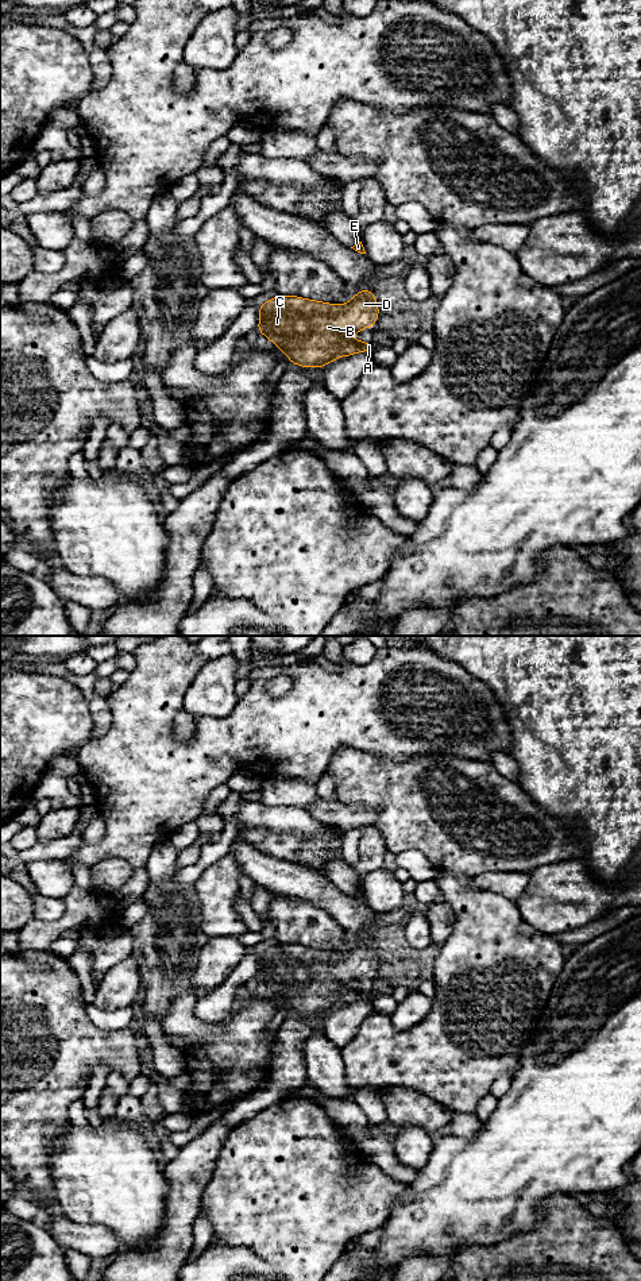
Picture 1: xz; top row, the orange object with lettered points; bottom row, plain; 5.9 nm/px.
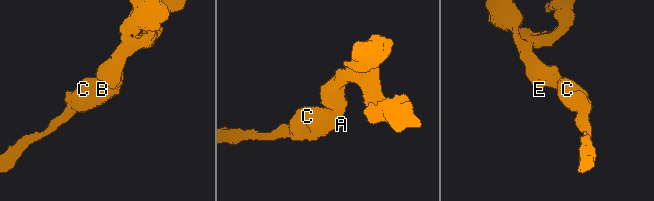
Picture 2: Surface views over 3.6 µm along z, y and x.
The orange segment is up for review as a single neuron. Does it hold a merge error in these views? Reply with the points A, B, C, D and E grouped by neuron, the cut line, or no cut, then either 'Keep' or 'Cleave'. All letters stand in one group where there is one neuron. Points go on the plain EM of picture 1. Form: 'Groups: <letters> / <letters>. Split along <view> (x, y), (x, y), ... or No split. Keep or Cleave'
Groups: A B C D E. No split. Keep

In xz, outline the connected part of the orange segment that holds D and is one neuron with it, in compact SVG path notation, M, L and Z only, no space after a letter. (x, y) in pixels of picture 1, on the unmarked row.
M362 937L343 953L281 944L258 954L258 981L282 998L290 1012L323 1016L329 1010L358 1000L371 1000L371 989L351 988L352 980L375 976L379 954L374 939Z

